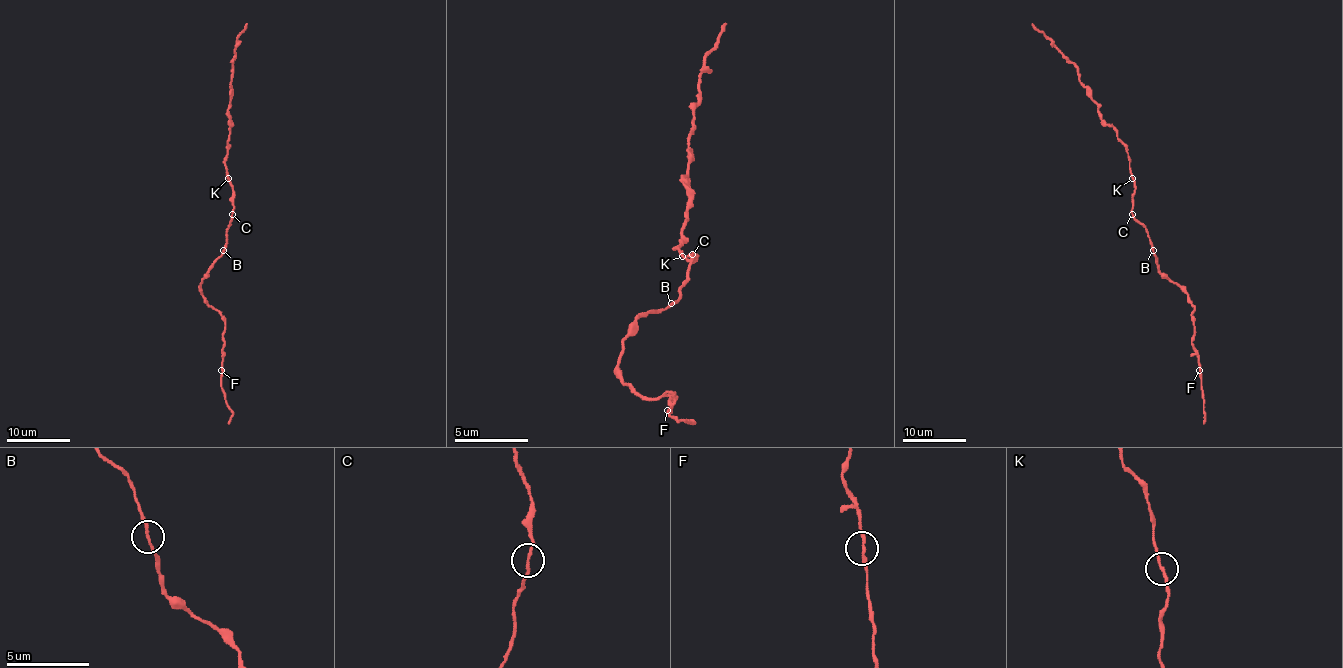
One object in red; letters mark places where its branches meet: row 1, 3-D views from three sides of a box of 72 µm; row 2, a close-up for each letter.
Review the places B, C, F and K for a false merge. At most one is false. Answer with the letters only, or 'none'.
none

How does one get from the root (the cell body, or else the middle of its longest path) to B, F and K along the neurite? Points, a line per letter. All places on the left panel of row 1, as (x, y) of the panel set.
B: (230, 223), (223, 250)
F: (230, 223), (226, 231), (224, 252), (200, 284), (203, 300), (219, 312), (224, 322), (221, 370)
K: (230, 223), (234, 190), (227, 178)

